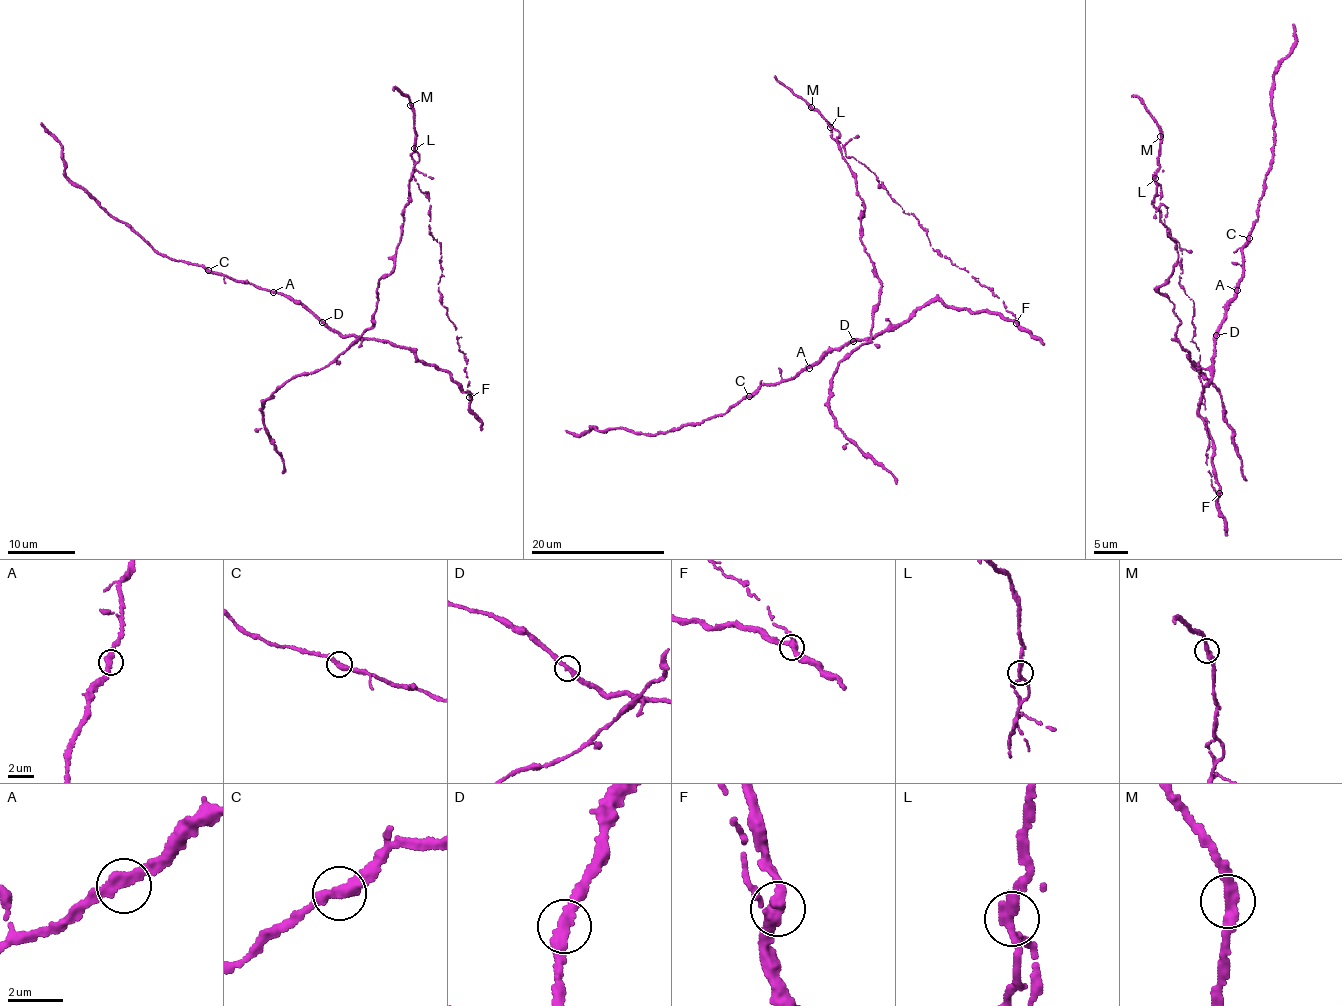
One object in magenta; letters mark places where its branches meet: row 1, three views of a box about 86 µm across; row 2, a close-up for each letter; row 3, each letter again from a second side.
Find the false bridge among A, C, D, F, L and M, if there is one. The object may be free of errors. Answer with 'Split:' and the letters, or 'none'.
Split: L

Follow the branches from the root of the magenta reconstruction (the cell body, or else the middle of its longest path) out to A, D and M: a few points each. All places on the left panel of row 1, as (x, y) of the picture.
A: (440, 281), (440, 302), (456, 329), (472, 397), (406, 348), (340, 336), (273, 292)
D: (440, 281), (440, 302), (456, 329), (472, 397), (444, 371), (418, 361), (406, 348), (340, 336), (322, 322)
M: (440, 281), (441, 244), (428, 232), (428, 193), (421, 190), (413, 177), (415, 117), (410, 105)

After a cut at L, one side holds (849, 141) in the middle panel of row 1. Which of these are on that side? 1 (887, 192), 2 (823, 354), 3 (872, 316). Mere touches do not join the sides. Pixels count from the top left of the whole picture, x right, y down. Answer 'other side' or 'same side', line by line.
1: same side
2: same side
3: other side

